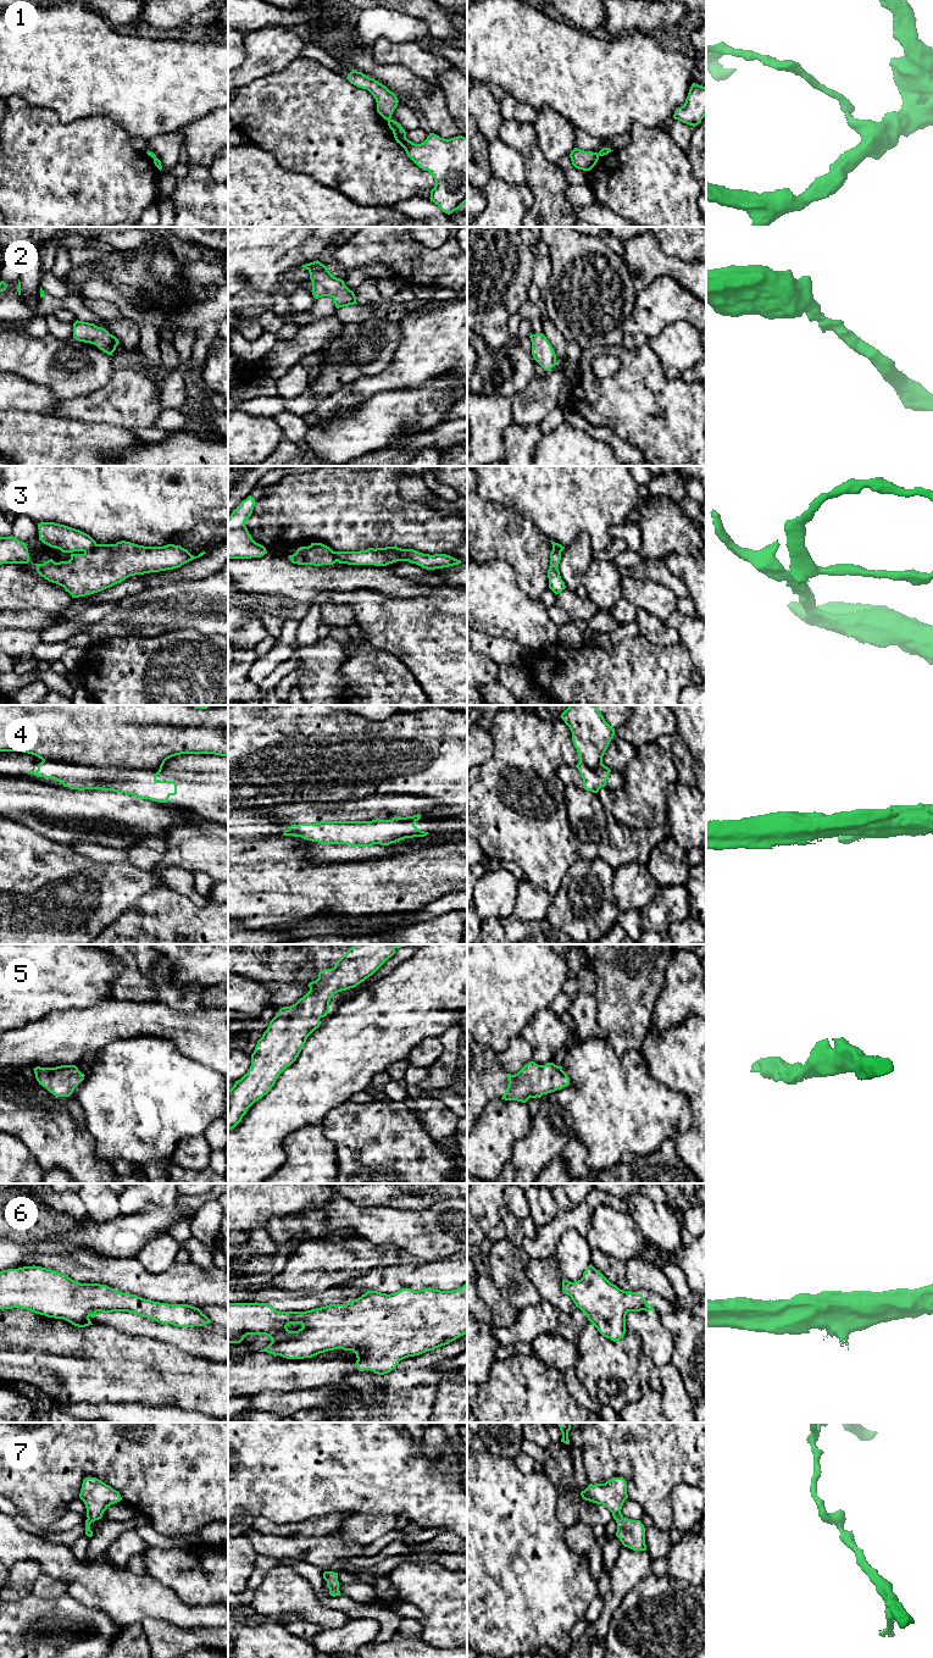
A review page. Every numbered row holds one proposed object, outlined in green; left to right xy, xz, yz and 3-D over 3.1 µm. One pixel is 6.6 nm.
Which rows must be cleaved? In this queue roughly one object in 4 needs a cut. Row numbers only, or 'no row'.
1, 3, 4, 6

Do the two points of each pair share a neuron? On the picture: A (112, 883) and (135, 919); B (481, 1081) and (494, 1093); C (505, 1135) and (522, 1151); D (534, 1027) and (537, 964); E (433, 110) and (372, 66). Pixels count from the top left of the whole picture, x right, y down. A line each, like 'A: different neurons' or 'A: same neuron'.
A: different neurons
B: same neuron
C: different neurons
D: different neurons
E: same neuron

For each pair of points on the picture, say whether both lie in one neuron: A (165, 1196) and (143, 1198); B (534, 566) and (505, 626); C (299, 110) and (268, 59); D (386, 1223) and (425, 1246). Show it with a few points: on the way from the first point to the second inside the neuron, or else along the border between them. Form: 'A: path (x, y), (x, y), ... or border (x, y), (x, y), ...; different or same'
A: path (160, 1196), (148, 1196); same
B: border (510, 566), (517, 586), (538, 600); different
C: border (300, 56), (283, 68), (249, 82); different
D: path (395, 1225), (407, 1229), (415, 1236); same

